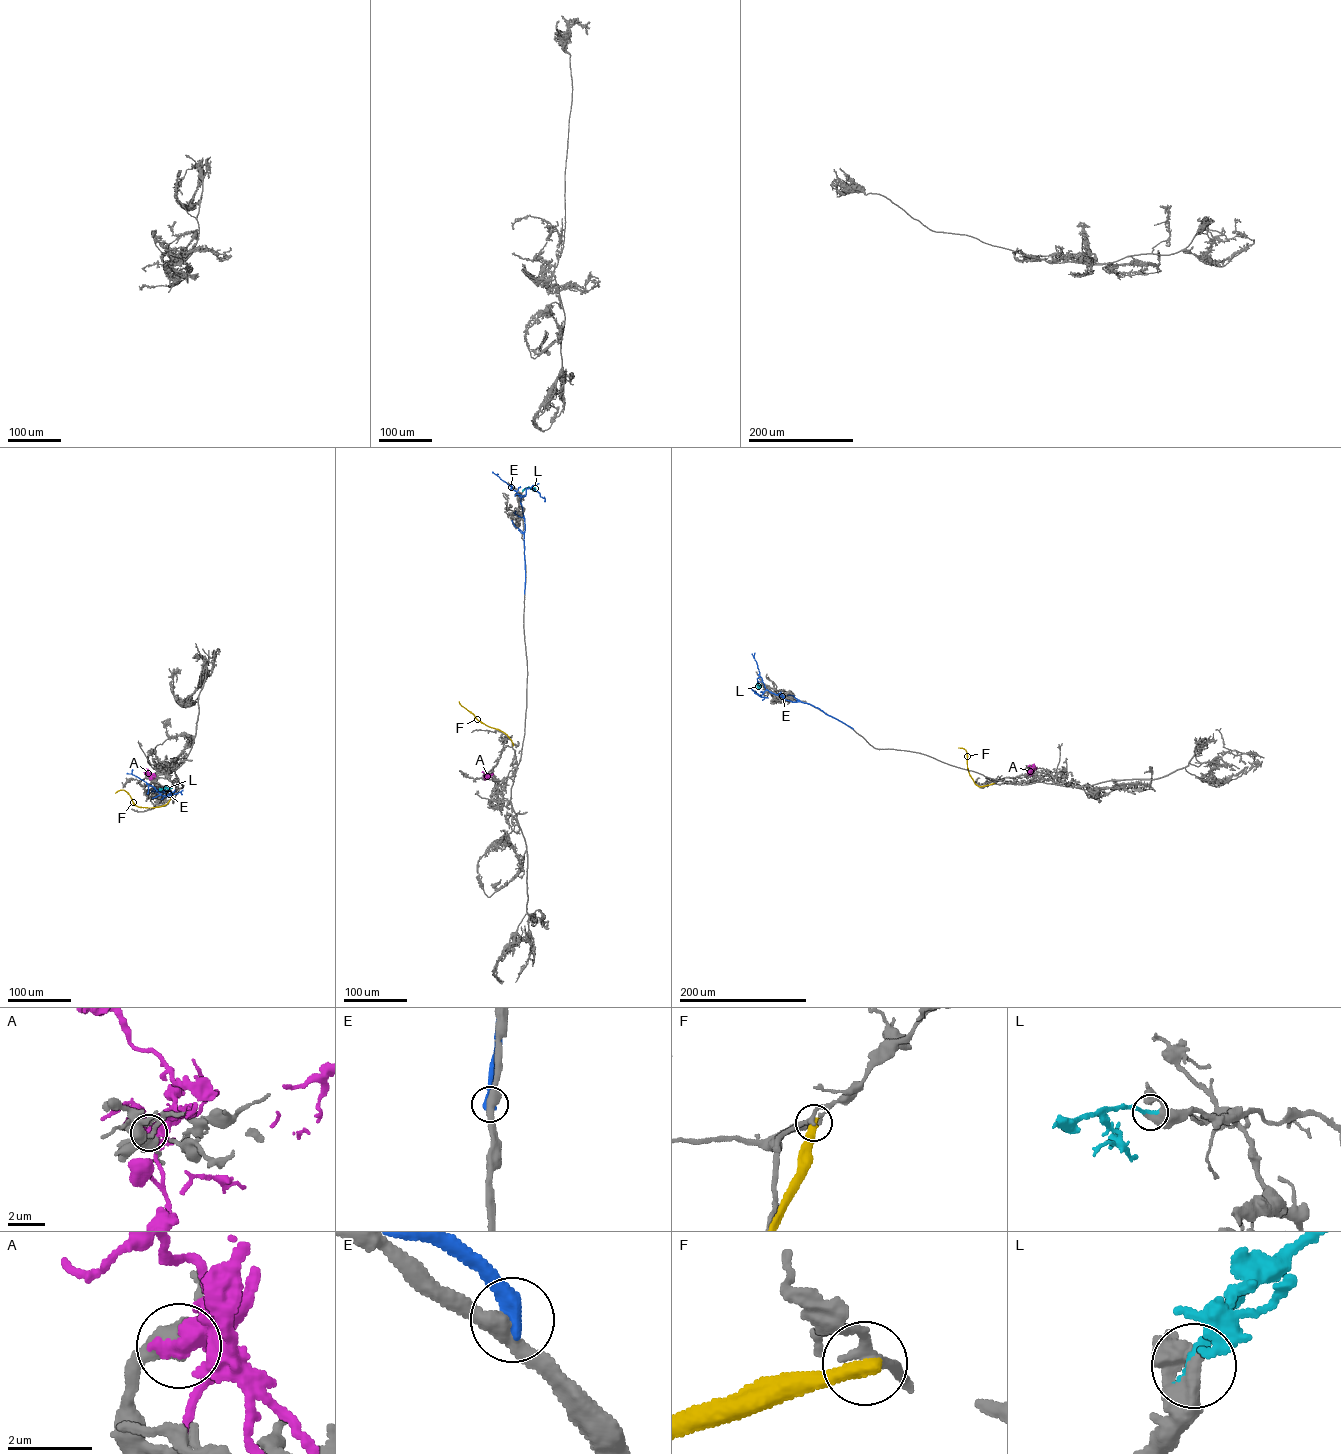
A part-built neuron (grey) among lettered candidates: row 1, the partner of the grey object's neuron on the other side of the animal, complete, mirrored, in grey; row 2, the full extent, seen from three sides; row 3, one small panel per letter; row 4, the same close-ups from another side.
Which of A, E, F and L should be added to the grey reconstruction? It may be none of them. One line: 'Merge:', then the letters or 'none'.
Merge: L

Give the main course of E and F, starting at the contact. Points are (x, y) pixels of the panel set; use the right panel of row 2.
E: (853, 729), (809, 704), (785, 699), (766, 689), (751, 653)
F: (994, 783), (981, 786), (975, 784), (967, 767), (966, 751), (958, 747)

